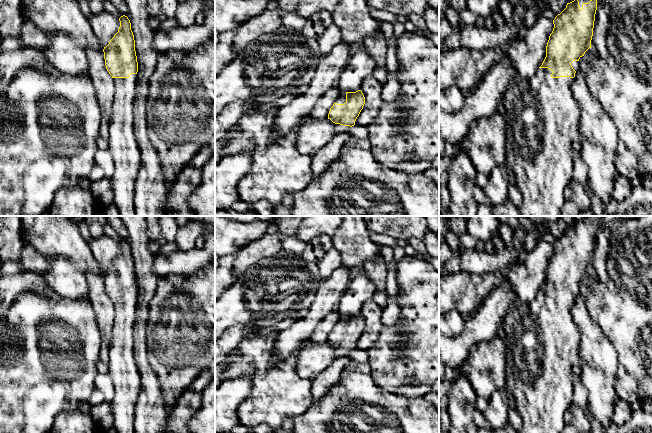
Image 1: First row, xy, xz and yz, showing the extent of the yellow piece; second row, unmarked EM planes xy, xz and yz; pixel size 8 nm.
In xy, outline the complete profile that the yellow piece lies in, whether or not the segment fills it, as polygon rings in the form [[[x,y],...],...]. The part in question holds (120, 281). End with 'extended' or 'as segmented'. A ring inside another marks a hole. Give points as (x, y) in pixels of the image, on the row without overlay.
[[[123,239],[119,245],[118,256],[103,273],[106,293],[115,307],[107,373],[115,394],[109,405],[117,433],[134,433],[135,406],[141,390],[134,357],[138,286],[130,244]]]; extended

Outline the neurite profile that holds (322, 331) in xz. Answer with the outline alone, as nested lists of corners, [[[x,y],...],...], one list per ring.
[[[338,311],[330,312],[318,323],[309,340],[314,343],[328,342],[330,332],[333,330],[339,320],[340,314]]]

